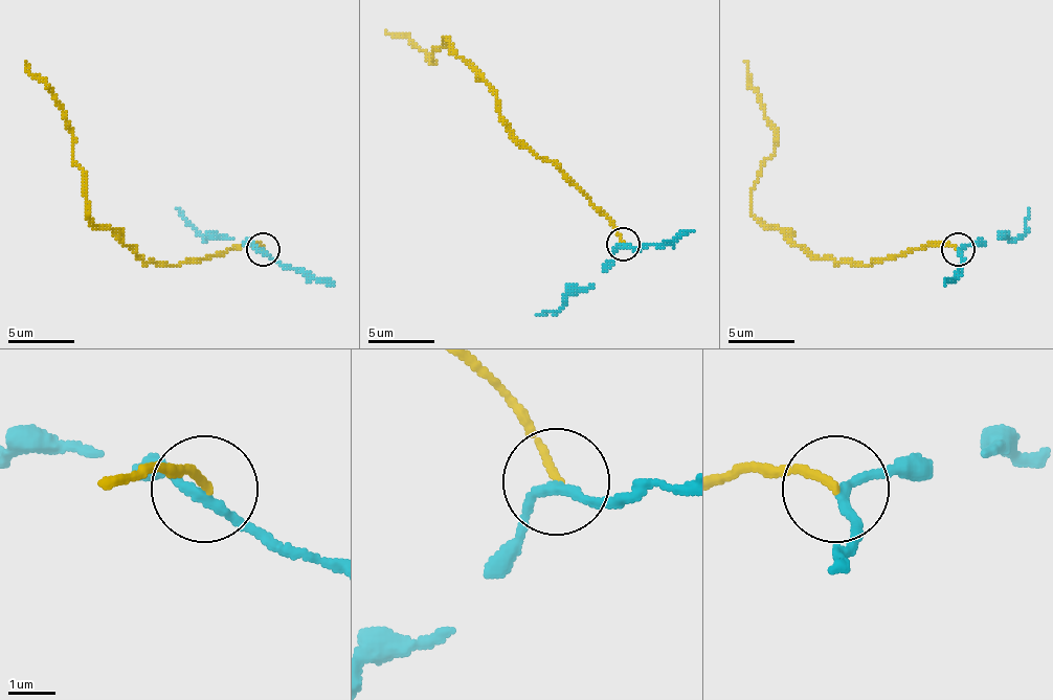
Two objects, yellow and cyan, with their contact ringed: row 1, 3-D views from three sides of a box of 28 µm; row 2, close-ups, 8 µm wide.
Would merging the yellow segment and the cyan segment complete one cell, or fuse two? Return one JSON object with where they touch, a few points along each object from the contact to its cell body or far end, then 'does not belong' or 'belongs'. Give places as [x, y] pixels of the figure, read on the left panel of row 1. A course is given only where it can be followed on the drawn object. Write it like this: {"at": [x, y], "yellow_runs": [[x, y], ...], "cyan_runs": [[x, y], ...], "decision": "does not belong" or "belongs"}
{"at": [263, 249], "yellow_runs": [[264, 249], [237, 245], [197, 262], [156, 266], [96, 225], [86, 211], [72, 128], [25, 61]], "cyan_runs": [[264, 249], [233, 239], [206, 239], [176, 208]], "decision": "does not belong"}

